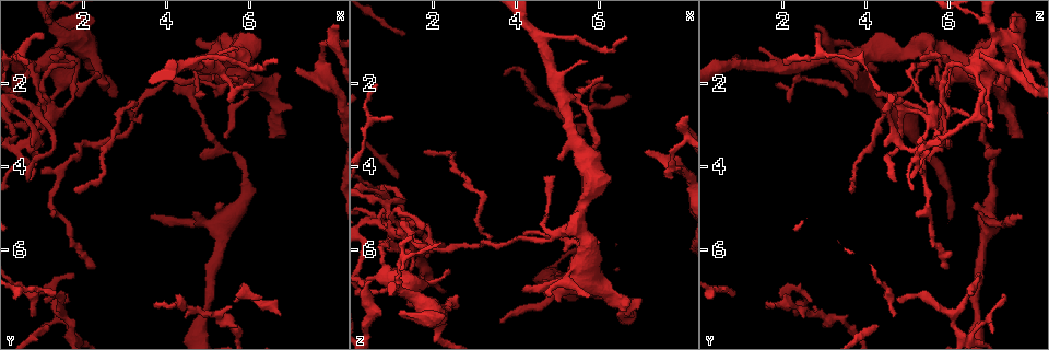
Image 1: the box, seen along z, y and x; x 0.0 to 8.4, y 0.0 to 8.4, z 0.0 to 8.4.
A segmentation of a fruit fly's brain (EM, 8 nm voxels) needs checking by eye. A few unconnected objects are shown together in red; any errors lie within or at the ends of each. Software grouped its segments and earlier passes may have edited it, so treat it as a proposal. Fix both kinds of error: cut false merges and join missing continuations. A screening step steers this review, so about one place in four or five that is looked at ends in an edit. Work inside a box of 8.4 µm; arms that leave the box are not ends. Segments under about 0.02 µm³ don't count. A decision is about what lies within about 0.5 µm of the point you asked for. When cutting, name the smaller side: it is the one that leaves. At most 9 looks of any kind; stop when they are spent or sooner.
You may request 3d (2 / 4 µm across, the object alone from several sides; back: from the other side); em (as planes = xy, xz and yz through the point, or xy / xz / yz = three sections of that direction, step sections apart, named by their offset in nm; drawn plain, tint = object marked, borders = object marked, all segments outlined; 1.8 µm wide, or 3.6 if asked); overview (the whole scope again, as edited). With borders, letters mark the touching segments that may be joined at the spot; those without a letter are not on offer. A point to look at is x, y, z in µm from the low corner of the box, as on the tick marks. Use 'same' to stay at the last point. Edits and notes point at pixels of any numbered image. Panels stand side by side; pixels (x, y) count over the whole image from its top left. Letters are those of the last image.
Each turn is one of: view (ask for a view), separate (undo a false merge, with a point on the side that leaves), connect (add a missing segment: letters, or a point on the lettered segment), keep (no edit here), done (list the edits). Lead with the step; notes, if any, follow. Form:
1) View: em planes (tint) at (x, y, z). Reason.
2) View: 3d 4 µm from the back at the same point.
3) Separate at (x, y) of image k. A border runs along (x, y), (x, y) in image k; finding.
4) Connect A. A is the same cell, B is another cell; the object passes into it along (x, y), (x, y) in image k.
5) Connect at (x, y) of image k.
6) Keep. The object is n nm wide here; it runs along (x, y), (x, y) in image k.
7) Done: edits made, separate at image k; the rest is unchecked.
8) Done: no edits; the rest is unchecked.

View: 3d 2 µm at (5.90, 2.35, 3.50). Branch stops here.

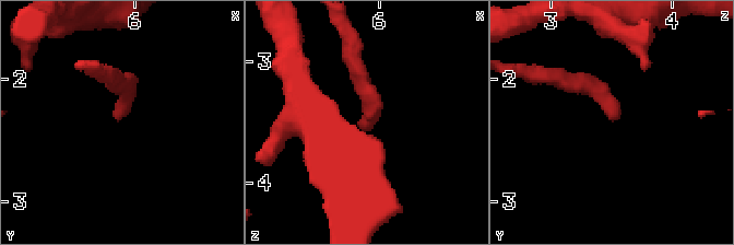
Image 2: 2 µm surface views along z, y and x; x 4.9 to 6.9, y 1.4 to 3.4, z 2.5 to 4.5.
View: em planes (borders) at (5.86, 2.34, 3.52).

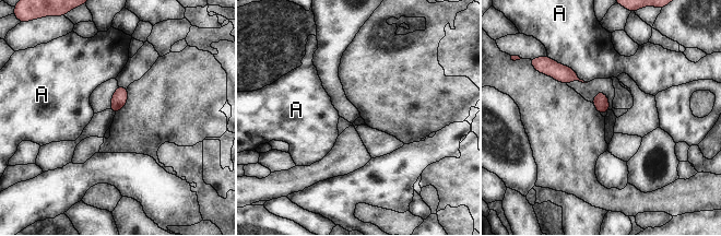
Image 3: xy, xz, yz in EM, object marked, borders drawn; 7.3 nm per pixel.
Keep. The longest contact is with A, 320 nm; A is another cell; none of them fits.

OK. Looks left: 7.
View: em xy step 16 (tint) at (6.80, 3.30, 7.75). Free end.

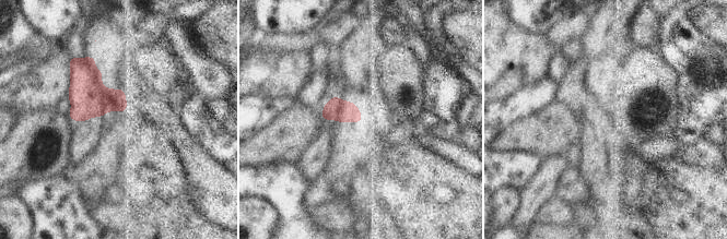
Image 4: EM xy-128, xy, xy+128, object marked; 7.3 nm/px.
View: em planes (borders) at the same point.

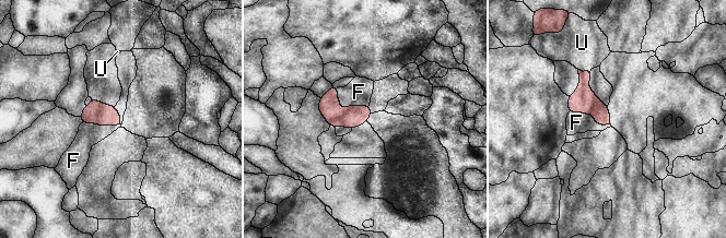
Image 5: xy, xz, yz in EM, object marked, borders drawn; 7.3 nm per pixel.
Connect F. F is the same cell, U is another cell; it goes on there.

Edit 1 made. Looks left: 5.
View: 3d 2 µm at (7.80, 1.20, 3.70).

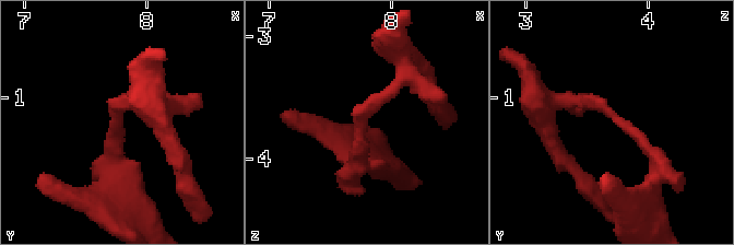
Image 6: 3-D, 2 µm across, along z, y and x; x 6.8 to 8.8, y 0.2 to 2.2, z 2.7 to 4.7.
View: em planes (plain) at (7.76, 1.16, 3.72). The arms are 200, 220 nm wide; now the EM.

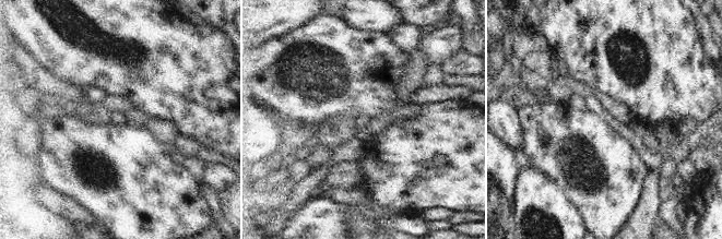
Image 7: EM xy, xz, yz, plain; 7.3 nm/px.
View: em planes (borders) at the same point. What lies round it.

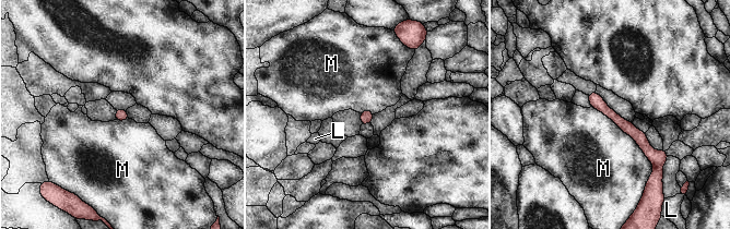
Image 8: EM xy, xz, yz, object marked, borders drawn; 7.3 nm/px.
Separate at (658, 158) of image 8. L and M are other cells; the part that leaves runs along (591, 96), (656, 157), (662, 157) in image 8; a second neuron is stuck on.

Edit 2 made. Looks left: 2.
Done: edits made, connect at image 5, separate at image 8; the rest is unchecked.

